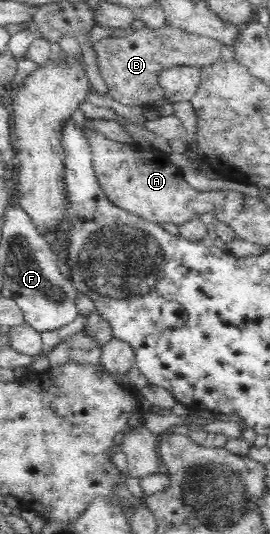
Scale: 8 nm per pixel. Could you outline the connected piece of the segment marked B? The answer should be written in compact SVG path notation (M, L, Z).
M169 23L159 29L141 28L126 33L123 37L107 36L93 45L96 53L98 68L101 71L101 77L105 80L108 87L108 94L115 100L127 106L134 105L155 105L154 102L163 100L163 88L158 83L159 75L165 67L173 67L173 65L193 65L197 67L205 67L211 65L221 57L224 43L218 39L207 37L206 35L197 35L189 33L180 27L171 26Z

